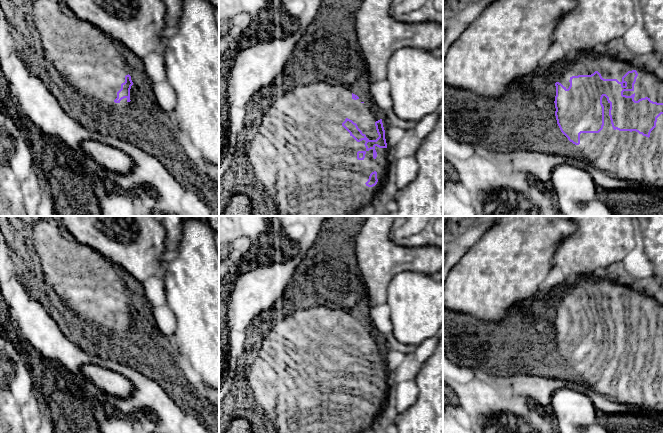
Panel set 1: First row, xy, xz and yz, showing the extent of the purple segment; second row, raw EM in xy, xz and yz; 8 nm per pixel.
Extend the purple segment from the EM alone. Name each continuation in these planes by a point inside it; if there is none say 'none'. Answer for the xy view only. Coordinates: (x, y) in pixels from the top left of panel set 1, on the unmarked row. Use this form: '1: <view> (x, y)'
1: xy (135, 289)

